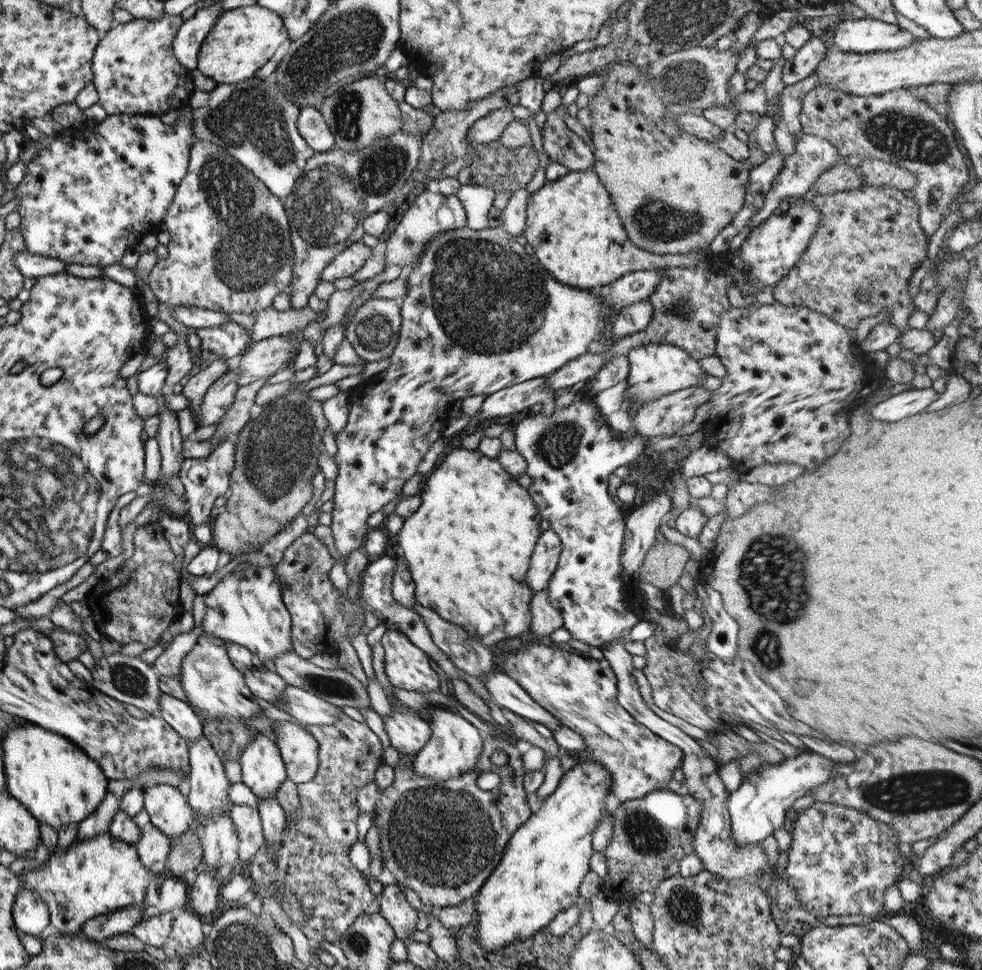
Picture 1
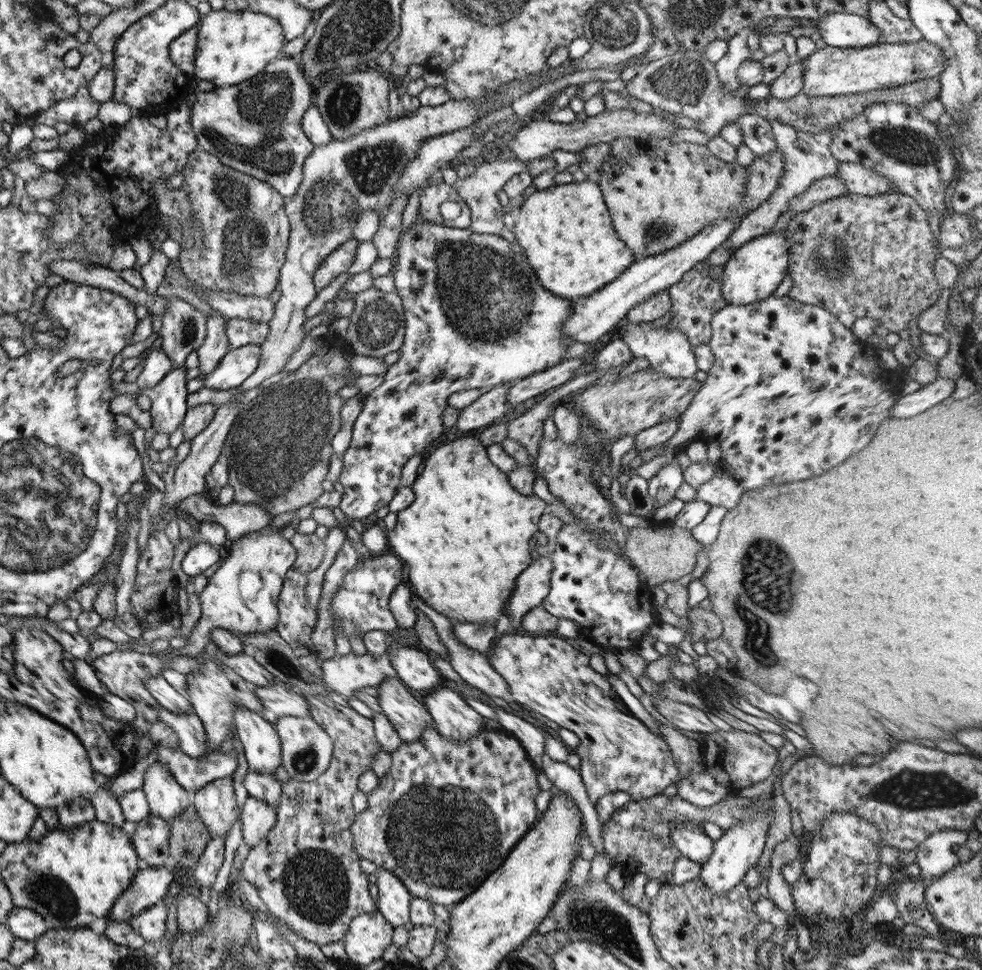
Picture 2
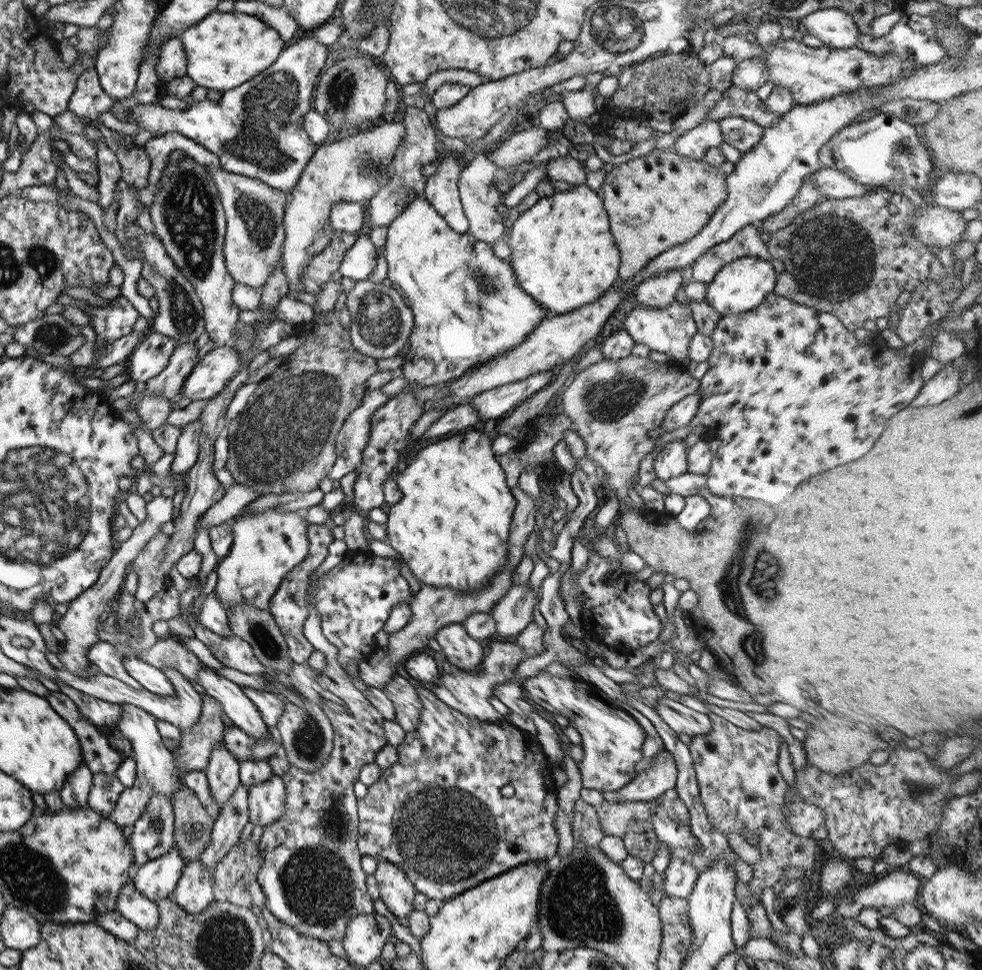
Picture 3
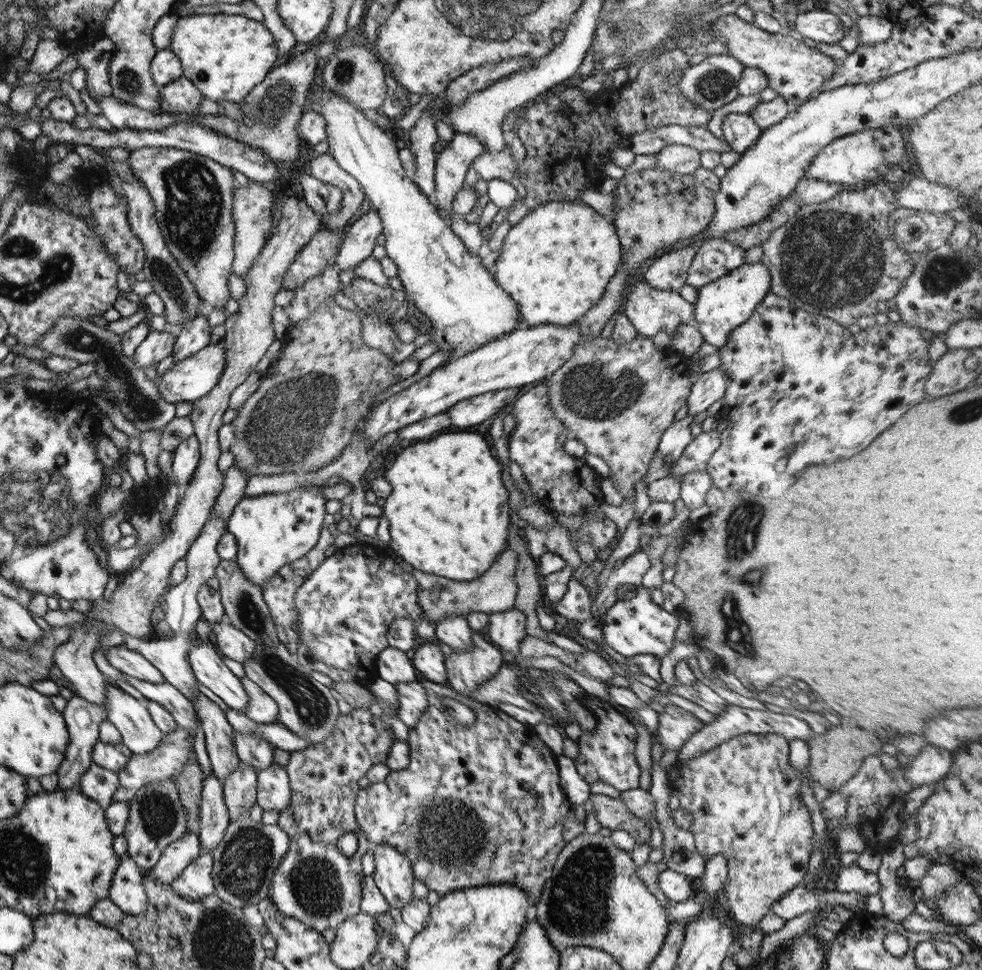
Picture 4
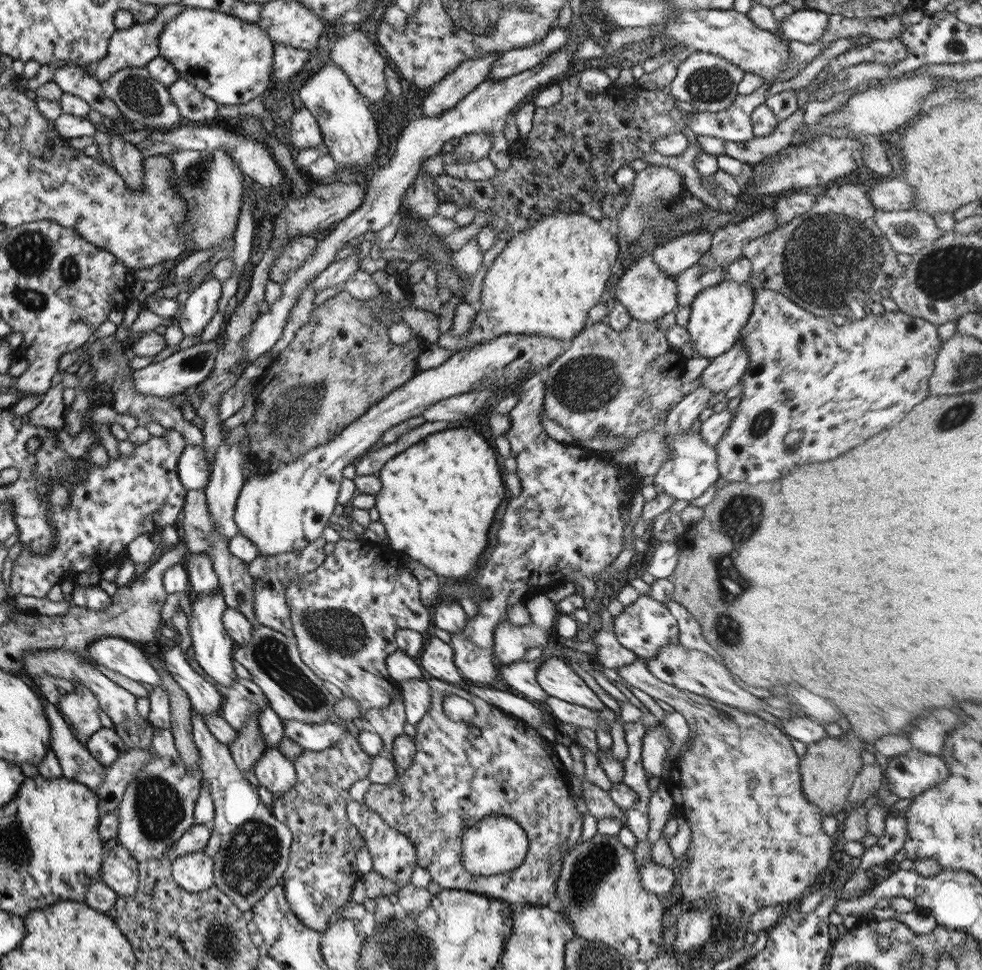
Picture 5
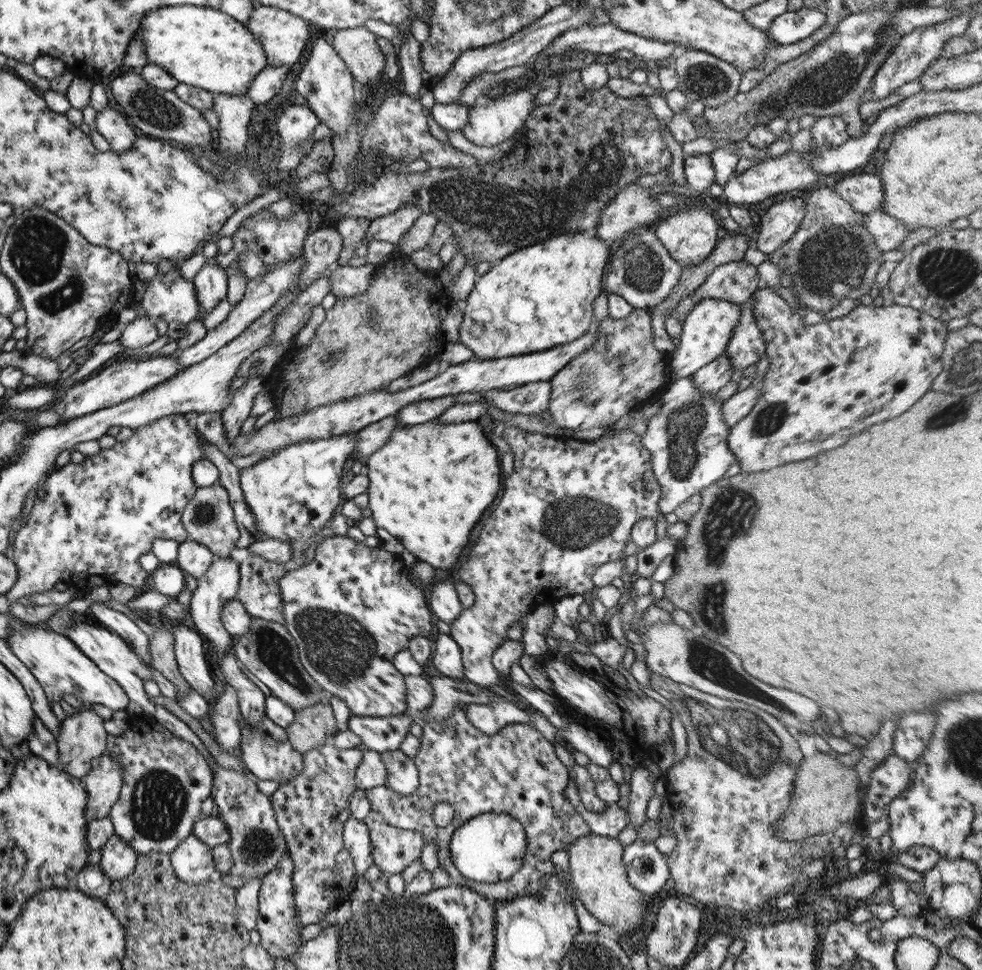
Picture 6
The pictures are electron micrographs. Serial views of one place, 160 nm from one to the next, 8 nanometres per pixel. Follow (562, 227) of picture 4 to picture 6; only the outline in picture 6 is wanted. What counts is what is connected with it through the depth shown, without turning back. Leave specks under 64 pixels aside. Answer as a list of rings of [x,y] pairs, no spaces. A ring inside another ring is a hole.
[[[575,231],[553,235],[552,237],[546,238],[538,243],[533,243],[532,245],[500,258],[490,265],[487,272],[475,278],[471,290],[467,293],[466,300],[461,305],[463,320],[461,320],[461,324],[458,328],[459,332],[457,332],[457,336],[459,338],[457,338],[457,342],[465,345],[465,347],[473,353],[474,359],[485,361],[543,352],[579,339],[579,336],[583,336],[583,334],[589,331],[594,325],[592,303],[593,299],[603,290],[602,279],[606,272],[606,264],[610,258],[611,251],[611,245],[598,239],[595,235],[591,234],[591,232]]]

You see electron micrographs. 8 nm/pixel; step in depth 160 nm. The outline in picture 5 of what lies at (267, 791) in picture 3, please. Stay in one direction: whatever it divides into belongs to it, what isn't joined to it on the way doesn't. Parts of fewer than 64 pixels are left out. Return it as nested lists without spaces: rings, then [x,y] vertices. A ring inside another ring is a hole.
[[[275,746],[265,747],[262,755],[255,762],[252,772],[259,785],[265,787],[273,797],[283,797],[297,782],[292,761],[287,760]]]

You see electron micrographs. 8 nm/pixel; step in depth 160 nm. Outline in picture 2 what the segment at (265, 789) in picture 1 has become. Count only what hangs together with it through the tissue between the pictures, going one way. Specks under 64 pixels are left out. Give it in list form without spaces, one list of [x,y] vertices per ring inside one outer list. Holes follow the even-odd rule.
[[[238,706],[231,727],[241,741],[248,770],[257,774],[274,774],[274,770],[281,764],[280,740],[274,725],[259,713]]]

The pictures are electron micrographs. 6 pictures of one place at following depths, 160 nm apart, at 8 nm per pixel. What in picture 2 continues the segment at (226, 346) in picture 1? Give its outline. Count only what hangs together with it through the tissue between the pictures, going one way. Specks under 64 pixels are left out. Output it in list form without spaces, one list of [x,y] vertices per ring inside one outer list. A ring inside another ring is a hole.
[[[239,318],[227,319],[225,337],[230,349],[237,349],[246,345],[261,345],[269,334],[269,324],[253,323]]]

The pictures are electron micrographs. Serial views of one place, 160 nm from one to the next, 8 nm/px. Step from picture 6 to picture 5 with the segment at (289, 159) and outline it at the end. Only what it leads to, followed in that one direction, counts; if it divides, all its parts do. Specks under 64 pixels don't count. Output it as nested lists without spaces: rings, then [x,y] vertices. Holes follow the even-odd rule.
[[[304,107],[297,109],[289,119],[289,133],[285,135],[289,148],[303,150],[315,148],[322,143],[322,136],[315,117]]]

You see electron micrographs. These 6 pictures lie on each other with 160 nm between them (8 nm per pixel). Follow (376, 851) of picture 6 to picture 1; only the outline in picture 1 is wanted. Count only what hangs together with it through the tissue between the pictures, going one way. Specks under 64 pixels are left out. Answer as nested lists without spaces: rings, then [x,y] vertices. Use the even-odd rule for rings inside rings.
[[[397,883],[382,885],[378,894],[378,913],[389,924],[397,939],[407,941],[419,937],[415,930],[417,910],[406,901]]]

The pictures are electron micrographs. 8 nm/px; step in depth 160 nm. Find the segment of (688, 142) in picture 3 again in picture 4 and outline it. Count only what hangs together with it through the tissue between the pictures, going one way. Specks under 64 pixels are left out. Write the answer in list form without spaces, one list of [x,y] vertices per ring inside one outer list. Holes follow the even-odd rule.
[[[665,145],[656,154],[656,166],[680,175],[692,174],[700,166],[700,151],[689,145]]]

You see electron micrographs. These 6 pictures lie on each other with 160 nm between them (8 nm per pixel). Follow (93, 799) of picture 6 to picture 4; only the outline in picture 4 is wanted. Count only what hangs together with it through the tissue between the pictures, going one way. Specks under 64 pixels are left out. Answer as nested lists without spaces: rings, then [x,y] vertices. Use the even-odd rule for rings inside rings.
[[[176,728],[170,733],[159,736],[159,744],[145,754],[132,754],[125,766],[117,772],[117,790],[111,796],[111,803],[128,802],[139,788],[155,781],[165,781],[166,778],[175,778],[181,769],[188,763],[194,733],[189,730]]]

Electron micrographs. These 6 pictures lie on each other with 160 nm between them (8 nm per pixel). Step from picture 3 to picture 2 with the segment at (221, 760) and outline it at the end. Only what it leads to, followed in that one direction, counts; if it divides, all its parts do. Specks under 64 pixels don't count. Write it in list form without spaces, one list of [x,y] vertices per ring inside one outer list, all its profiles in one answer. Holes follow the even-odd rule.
[[[231,775],[207,782],[193,796],[191,804],[210,838],[227,836],[237,815]]]

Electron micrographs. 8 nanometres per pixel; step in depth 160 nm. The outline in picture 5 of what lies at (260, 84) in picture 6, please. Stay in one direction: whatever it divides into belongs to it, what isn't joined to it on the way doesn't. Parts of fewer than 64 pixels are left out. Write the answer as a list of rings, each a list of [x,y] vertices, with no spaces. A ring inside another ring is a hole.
[[[273,44],[271,82],[285,82],[290,76],[297,74],[307,59],[311,58],[311,53],[292,46]]]

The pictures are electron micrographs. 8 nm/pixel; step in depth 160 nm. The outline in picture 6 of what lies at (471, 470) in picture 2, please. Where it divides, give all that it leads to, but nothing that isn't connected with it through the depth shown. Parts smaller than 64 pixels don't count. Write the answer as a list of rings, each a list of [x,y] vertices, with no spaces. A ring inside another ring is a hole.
[[[436,418],[417,425],[404,425],[392,430],[389,441],[369,455],[363,466],[369,486],[365,494],[376,528],[383,528],[420,561],[433,568],[449,570],[459,560],[459,554],[468,545],[469,533],[479,522],[487,506],[499,492],[501,469],[499,453],[487,441],[476,421],[445,424]]]

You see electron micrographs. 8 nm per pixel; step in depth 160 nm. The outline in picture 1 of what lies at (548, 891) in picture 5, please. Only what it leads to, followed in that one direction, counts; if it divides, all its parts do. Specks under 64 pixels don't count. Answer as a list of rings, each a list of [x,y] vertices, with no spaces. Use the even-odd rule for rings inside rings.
[[[482,735],[482,749],[475,766],[460,774],[457,778],[445,781],[435,780],[428,776],[417,776],[412,772],[413,754],[401,754],[394,766],[393,783],[378,792],[378,800],[371,811],[371,824],[379,833],[379,859],[382,868],[389,870],[397,884],[414,890],[420,902],[428,908],[453,906],[462,900],[477,894],[485,879],[495,869],[507,845],[509,837],[527,821],[532,814],[526,803],[523,777],[525,772],[521,764],[521,754],[515,744],[509,743],[507,737]],[[495,750],[502,750],[508,760],[508,766],[501,768],[493,765],[489,756]],[[481,772],[498,774],[500,783],[492,790],[480,790],[476,778]]]

